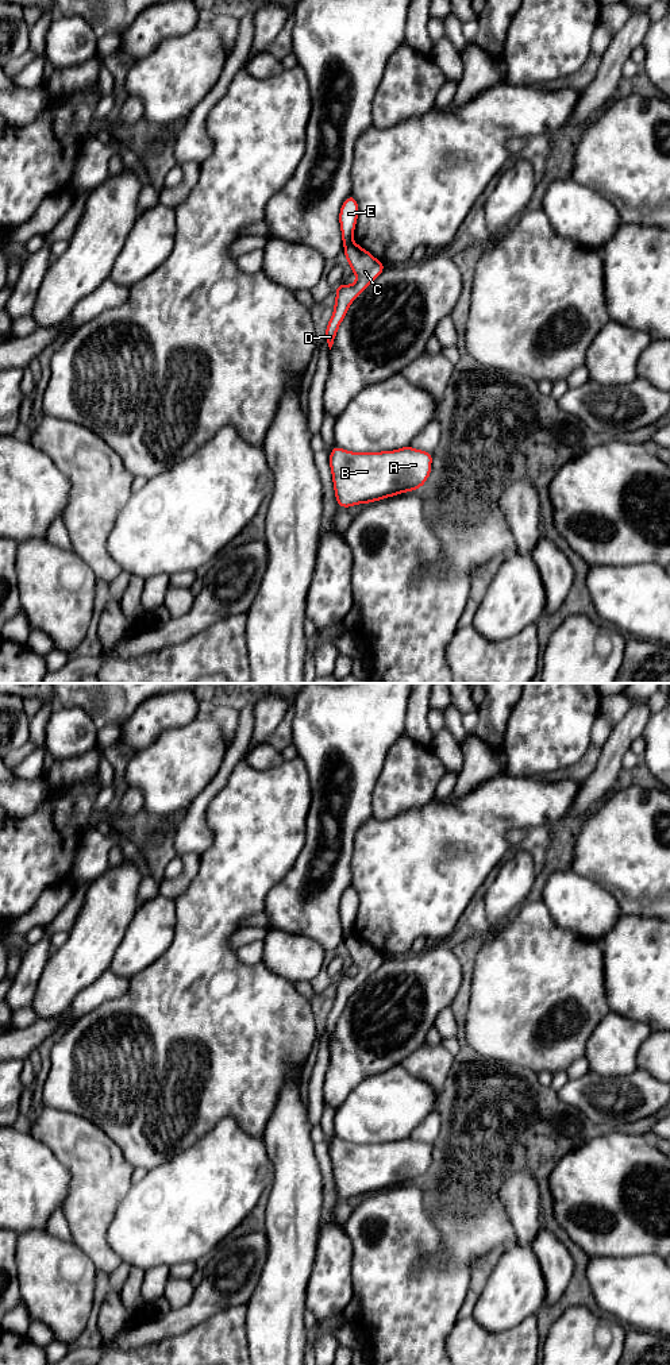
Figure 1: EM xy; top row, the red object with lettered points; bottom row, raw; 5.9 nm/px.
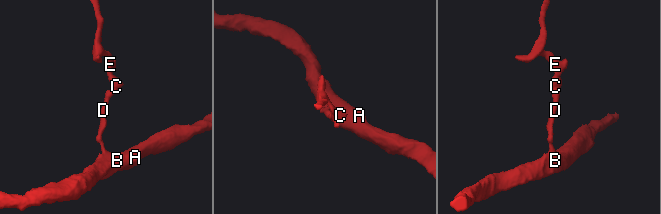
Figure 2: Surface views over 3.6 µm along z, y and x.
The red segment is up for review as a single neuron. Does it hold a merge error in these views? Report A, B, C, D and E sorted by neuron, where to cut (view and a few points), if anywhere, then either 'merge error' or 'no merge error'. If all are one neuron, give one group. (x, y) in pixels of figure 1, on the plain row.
A B C D / E | xy (351, 932), (345, 939) | merge error

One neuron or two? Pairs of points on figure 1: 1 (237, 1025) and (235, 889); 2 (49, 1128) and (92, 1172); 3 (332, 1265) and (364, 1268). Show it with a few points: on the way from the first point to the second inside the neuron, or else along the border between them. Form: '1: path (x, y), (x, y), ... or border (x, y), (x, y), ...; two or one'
1: path (219, 991), (219, 922); one
2: path (60, 1138), (83, 1161); one
3: border (347, 1236), (351, 1244), (353, 1295); two

